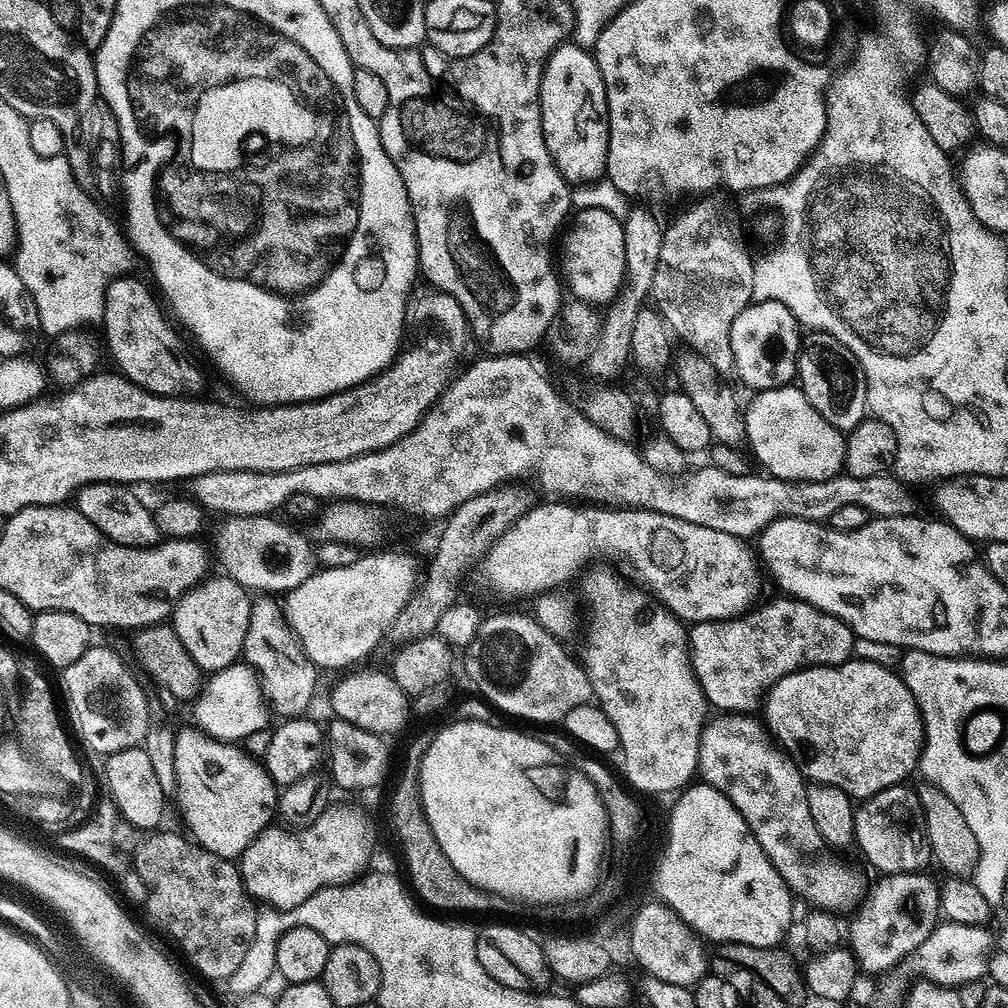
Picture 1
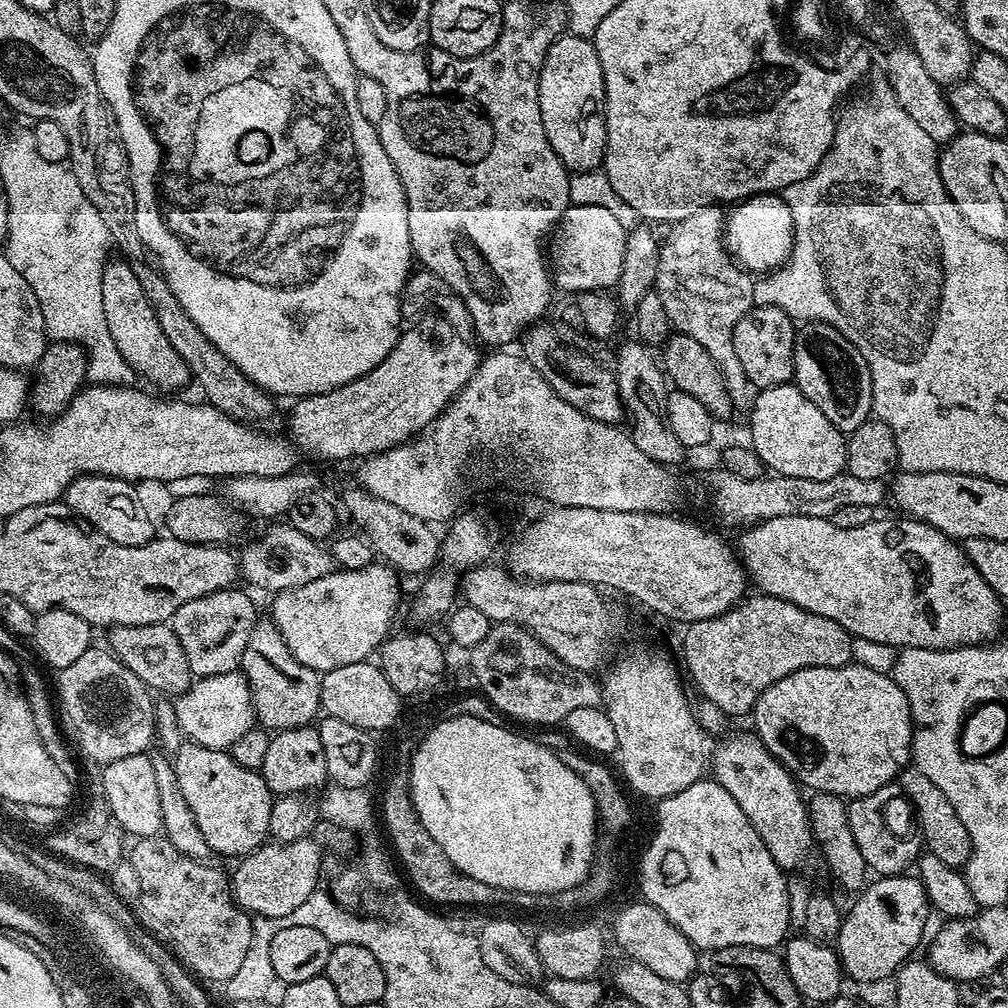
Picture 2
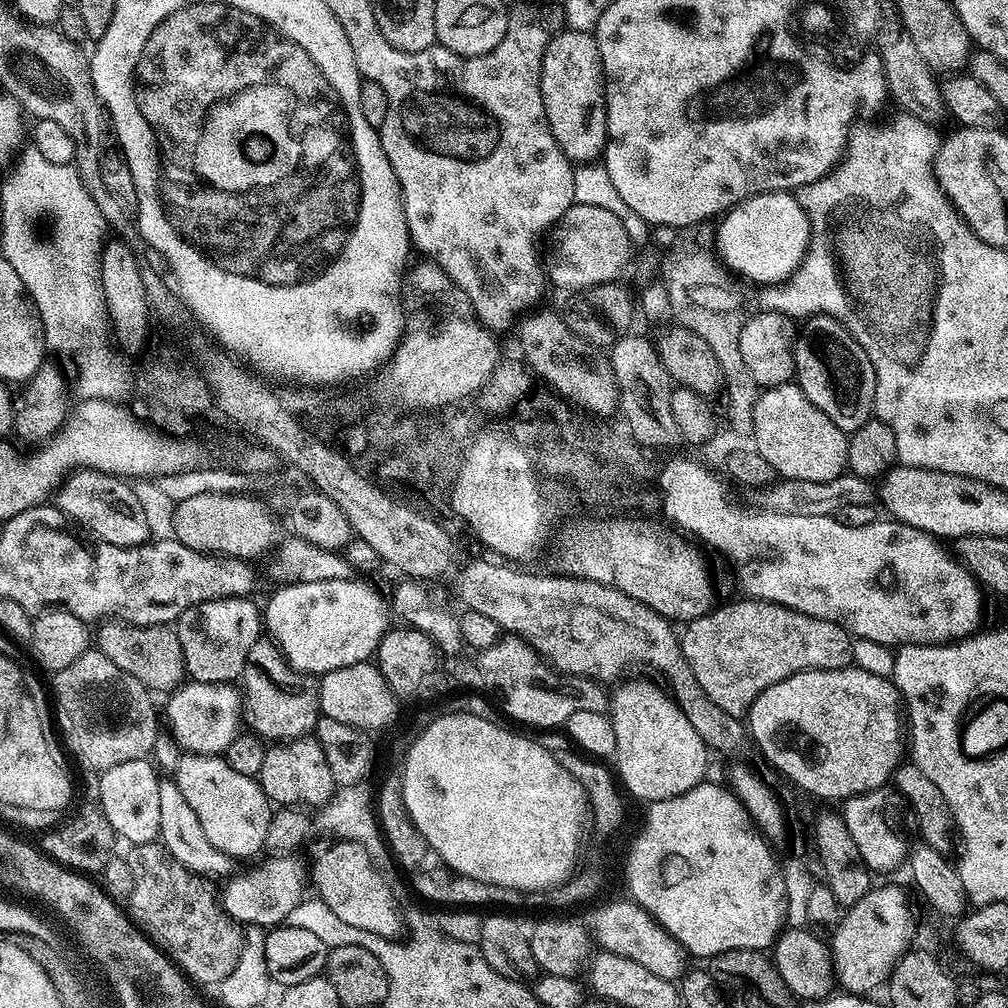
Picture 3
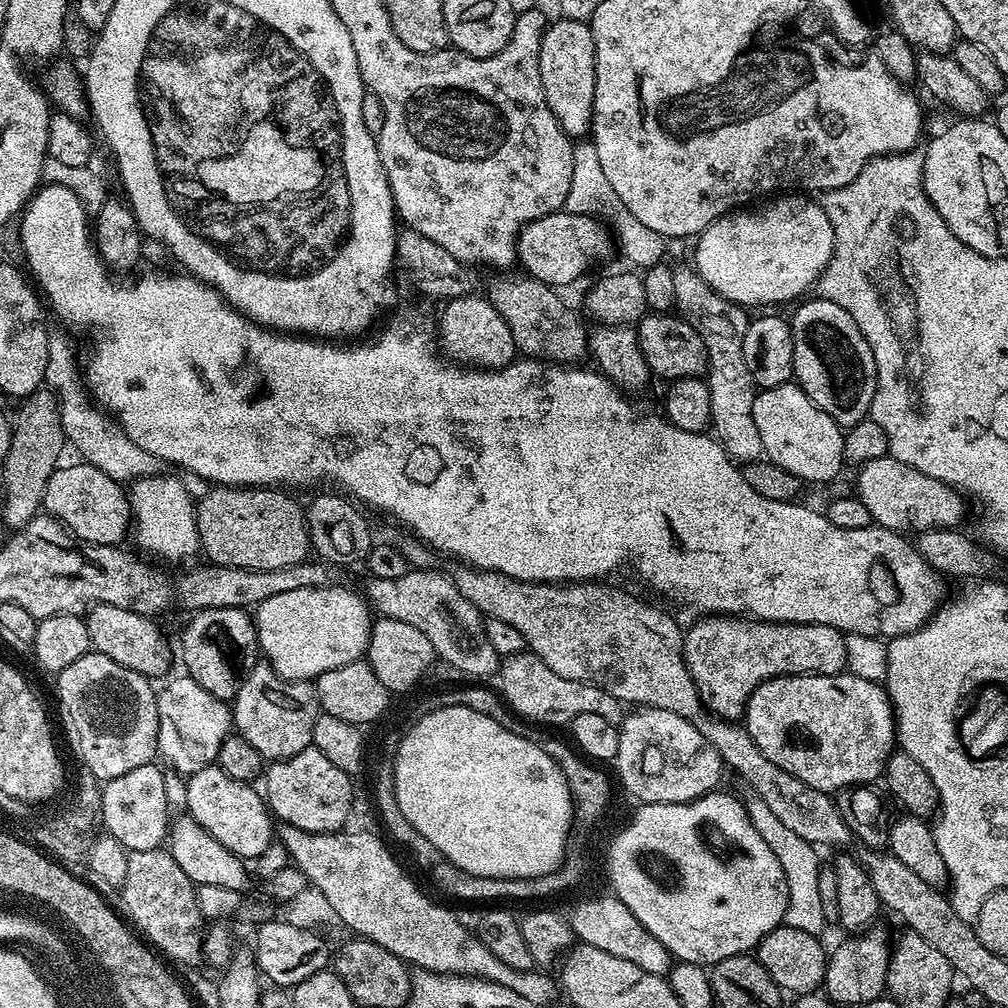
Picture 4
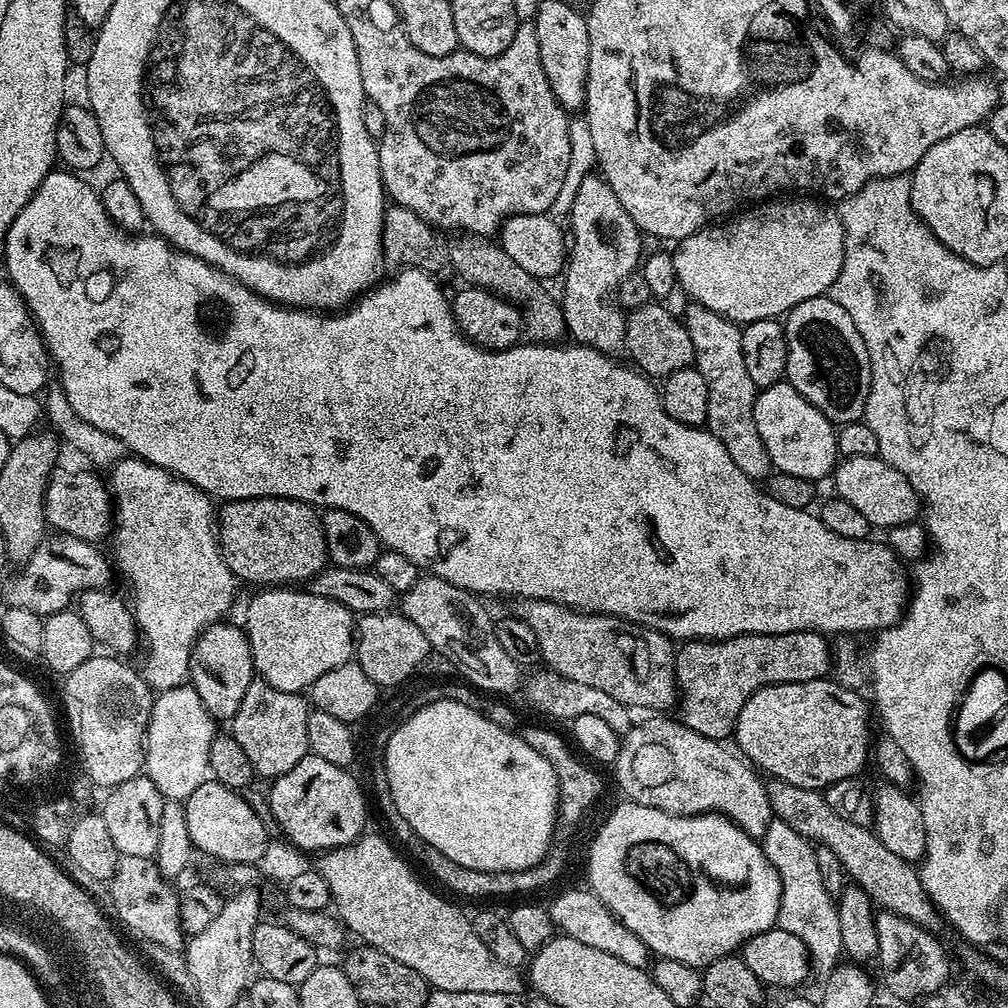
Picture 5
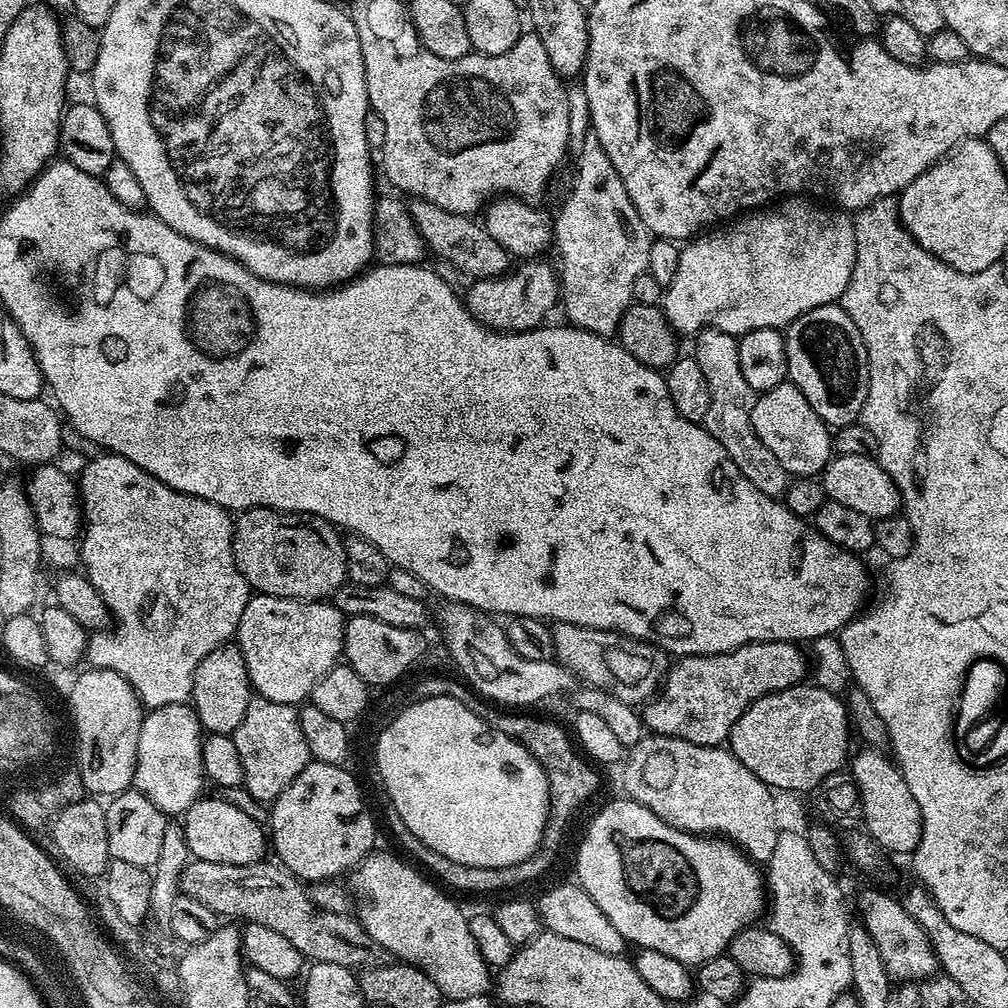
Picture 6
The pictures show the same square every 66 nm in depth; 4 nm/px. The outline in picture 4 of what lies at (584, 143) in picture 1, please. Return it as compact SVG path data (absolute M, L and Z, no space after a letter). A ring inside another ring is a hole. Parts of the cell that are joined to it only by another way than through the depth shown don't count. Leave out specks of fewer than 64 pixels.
M556 18L549 23L544 29L544 37L540 43L540 73L542 74L542 90L550 110L554 114L556 121L560 123L560 129L563 130L570 138L584 138L592 131L592 111L594 110L594 82L596 81L596 51L594 50L594 38L592 37L591 27L582 20L565 20Z

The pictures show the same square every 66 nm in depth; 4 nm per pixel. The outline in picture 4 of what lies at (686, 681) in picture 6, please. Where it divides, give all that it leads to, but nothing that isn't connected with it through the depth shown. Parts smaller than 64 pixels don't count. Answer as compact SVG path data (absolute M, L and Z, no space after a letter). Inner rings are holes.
M706 616L695 621L696 625L692 629L683 633L684 637L684 661L688 667L689 674L692 675L694 686L700 700L705 708L714 716L719 716L721 720L739 721L743 717L745 708L748 707L748 699L754 694L754 690L762 682L773 680L779 676L838 676L846 669L846 642L845 633L840 632L834 626L822 626L821 624L775 624L769 620L753 620L742 616Z

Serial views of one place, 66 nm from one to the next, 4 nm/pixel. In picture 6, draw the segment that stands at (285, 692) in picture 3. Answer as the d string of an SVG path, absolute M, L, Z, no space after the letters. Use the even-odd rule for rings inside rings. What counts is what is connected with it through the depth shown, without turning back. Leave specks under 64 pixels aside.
M253 695L246 706L242 722L231 735L234 746L238 746L238 758L242 758L243 786L264 805L271 805L302 774L310 762L306 738L302 738L300 713L293 705L270 702Z

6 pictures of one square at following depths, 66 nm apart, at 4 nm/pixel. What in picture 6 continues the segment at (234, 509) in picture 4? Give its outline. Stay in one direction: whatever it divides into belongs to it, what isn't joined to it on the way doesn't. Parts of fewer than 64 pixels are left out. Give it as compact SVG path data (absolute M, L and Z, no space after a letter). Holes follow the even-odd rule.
M247 508L235 517L232 529L232 553L238 570L246 578L249 589L255 590L261 596L277 596L283 600L319 600L327 601L335 597L337 590L348 580L348 567L346 566L346 550L344 549L345 537L341 535L335 524L324 520L320 516L306 516L303 512L279 512L269 508Z

